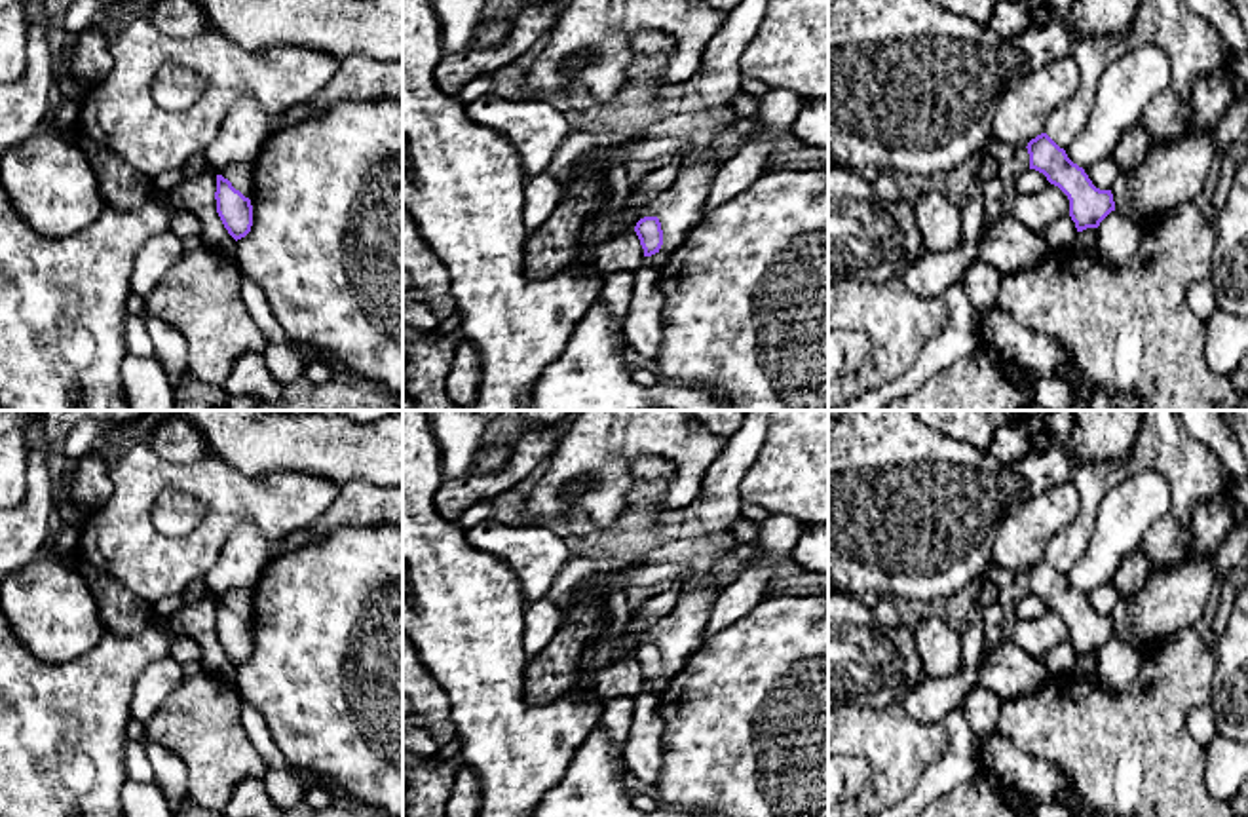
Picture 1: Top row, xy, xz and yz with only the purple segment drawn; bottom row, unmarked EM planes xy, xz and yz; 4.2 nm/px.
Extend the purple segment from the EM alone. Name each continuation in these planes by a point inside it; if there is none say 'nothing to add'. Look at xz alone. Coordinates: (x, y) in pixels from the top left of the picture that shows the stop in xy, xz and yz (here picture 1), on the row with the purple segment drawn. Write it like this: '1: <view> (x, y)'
nothing to add

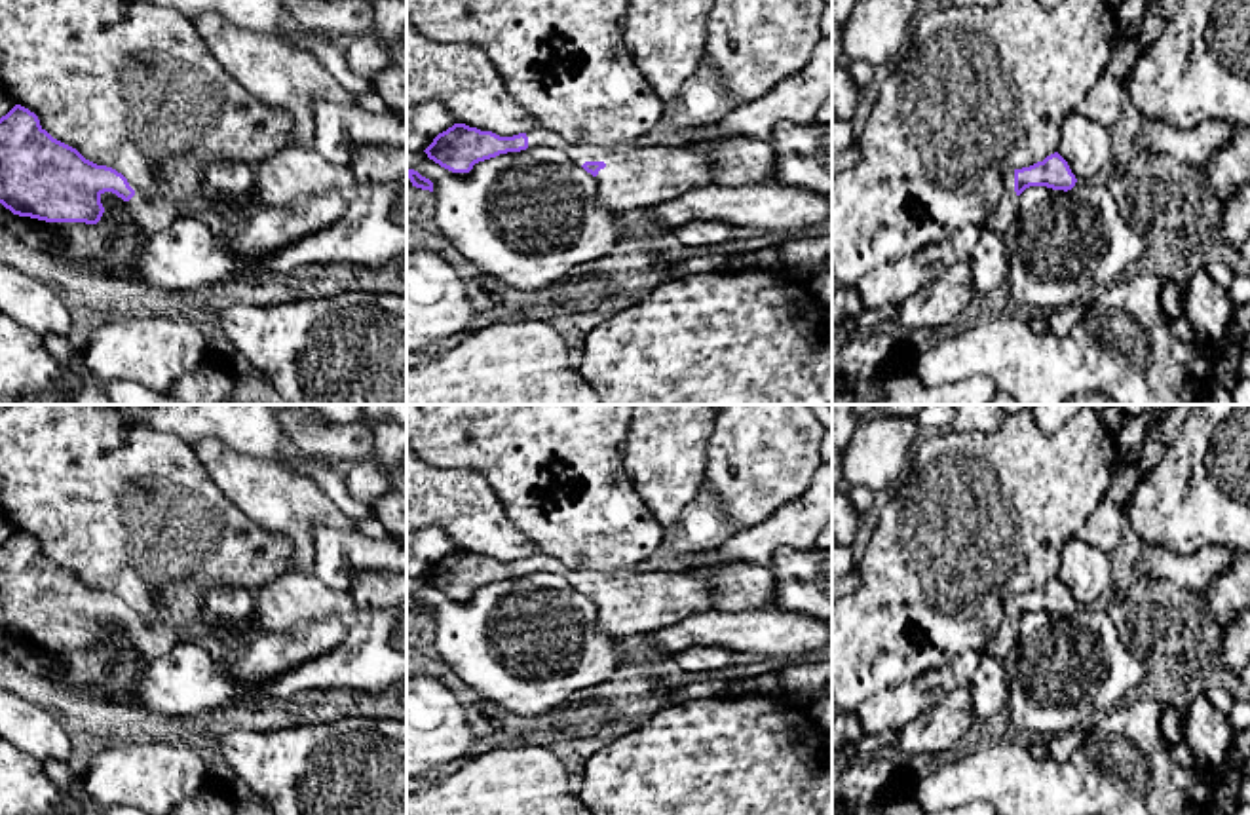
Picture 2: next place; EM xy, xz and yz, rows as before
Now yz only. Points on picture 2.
1: yz (1003, 213)

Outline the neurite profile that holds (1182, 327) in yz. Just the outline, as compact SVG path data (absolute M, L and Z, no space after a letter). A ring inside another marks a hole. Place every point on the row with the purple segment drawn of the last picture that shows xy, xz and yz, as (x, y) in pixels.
M1184 313L1170 321L1170 331L1185 344L1199 342L1193 323Z

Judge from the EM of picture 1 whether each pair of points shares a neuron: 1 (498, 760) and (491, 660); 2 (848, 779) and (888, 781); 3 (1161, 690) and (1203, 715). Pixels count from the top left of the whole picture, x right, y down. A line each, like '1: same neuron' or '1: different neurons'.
1: same neuron
2: different neurons
3: different neurons

